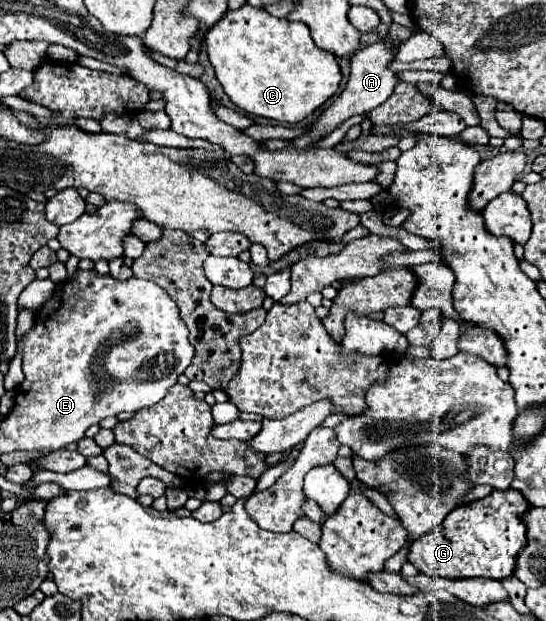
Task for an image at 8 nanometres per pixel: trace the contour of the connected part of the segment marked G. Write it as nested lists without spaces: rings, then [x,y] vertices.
[[[494,490],[490,496],[462,504],[454,508],[440,526],[420,536],[408,554],[408,560],[428,576],[442,578],[472,578],[484,576],[502,580],[512,576],[516,566],[516,554],[528,544],[526,526],[520,518],[524,510],[530,510],[528,502],[518,490]]]

